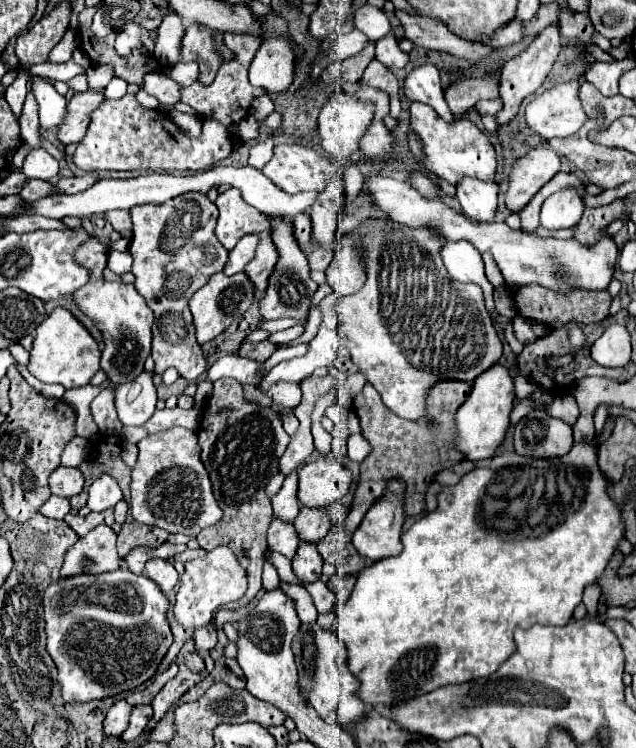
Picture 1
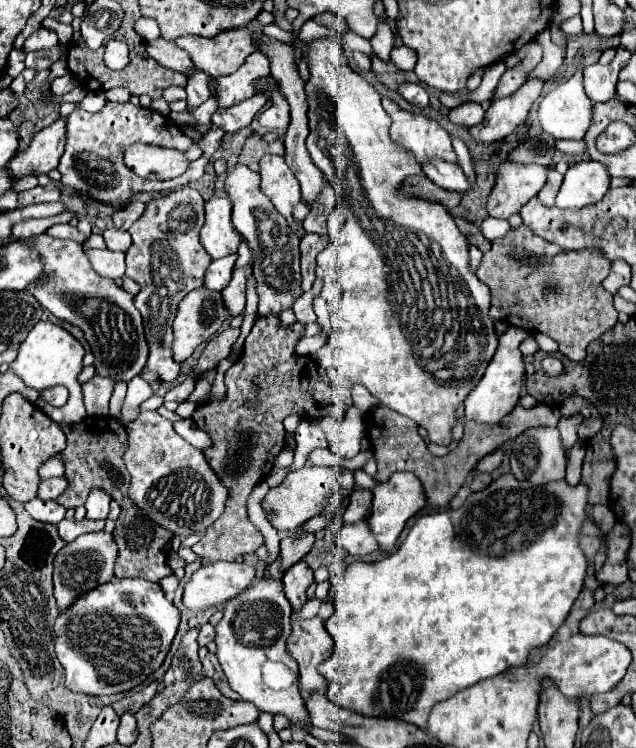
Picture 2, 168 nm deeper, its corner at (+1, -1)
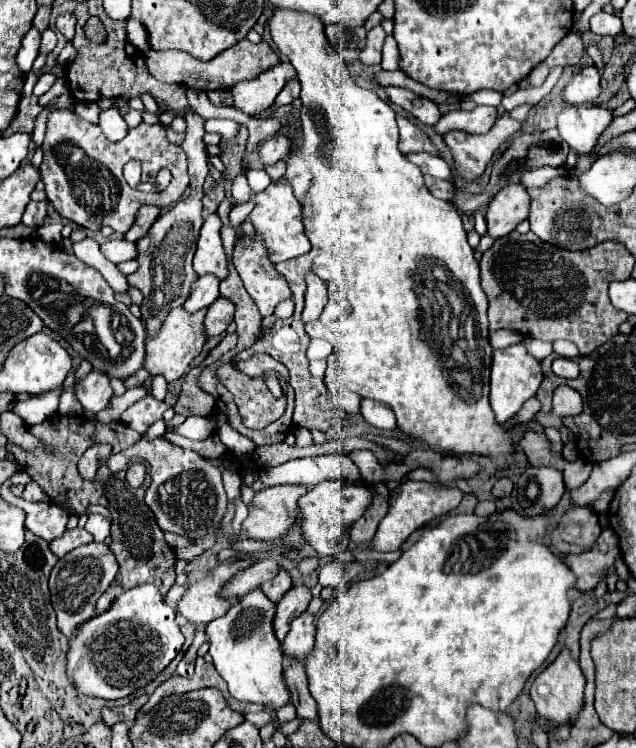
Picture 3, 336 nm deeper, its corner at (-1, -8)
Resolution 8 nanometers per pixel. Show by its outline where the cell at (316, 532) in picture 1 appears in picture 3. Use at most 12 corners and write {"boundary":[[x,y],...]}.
{"boundary":[[286,569],[272,581],[260,585],[274,603],[278,603],[290,587]]}

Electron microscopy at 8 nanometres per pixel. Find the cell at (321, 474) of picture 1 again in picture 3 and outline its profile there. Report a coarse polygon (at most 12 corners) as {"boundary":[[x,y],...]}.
{"boundary":[[278,485],[256,491],[244,535],[282,537],[296,519],[308,487]]}

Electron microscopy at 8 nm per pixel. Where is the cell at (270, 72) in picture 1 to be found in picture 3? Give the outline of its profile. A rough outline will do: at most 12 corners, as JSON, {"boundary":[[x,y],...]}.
{"boundary":[[286,137],[260,143],[258,159],[264,167],[284,159],[290,151]]}

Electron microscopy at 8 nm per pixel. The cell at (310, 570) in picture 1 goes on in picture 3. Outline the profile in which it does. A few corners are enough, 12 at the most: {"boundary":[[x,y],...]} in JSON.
{"boundary":[[292,587],[280,599],[274,635],[282,641],[290,621],[306,611],[312,593]]}

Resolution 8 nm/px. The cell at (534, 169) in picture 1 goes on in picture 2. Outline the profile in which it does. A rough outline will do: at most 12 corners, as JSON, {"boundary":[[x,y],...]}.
{"boundary":[[500,164],[488,212],[508,218],[532,200],[550,166]]}

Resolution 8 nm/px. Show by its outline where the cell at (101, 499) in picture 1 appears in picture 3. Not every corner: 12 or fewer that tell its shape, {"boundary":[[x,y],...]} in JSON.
{"boundary":[[88,515],[84,529],[100,543],[110,535],[110,519]]}

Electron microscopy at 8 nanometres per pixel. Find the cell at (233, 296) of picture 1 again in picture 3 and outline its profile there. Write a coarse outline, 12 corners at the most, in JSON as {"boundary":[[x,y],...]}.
{"boundary":[[172,309],[146,337],[150,375],[180,379],[200,355],[206,309]]}

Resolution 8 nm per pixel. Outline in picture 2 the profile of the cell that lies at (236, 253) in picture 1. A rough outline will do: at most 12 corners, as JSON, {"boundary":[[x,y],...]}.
{"boundary":[[238,252],[214,260],[204,286],[224,290],[232,278]]}

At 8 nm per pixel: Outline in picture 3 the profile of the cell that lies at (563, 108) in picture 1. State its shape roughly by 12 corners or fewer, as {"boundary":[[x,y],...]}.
{"boundary":[[570,105],[558,131],[576,153],[592,153],[610,121],[604,107]]}

